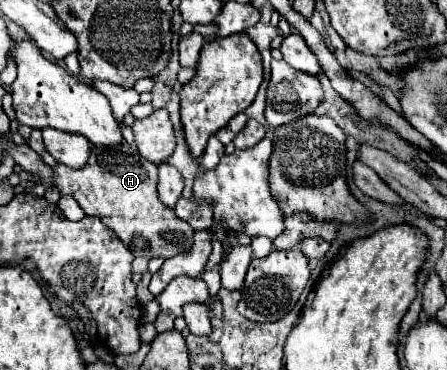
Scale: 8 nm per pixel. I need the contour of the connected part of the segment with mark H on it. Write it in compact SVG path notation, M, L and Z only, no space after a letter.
M130 143L116 147L92 147L90 159L82 169L70 169L66 165L54 165L54 187L60 195L72 195L86 215L96 215L110 227L118 239L136 257L174 257L186 253L192 247L192 227L178 219L174 211L164 207L156 193L158 167L138 155Z

